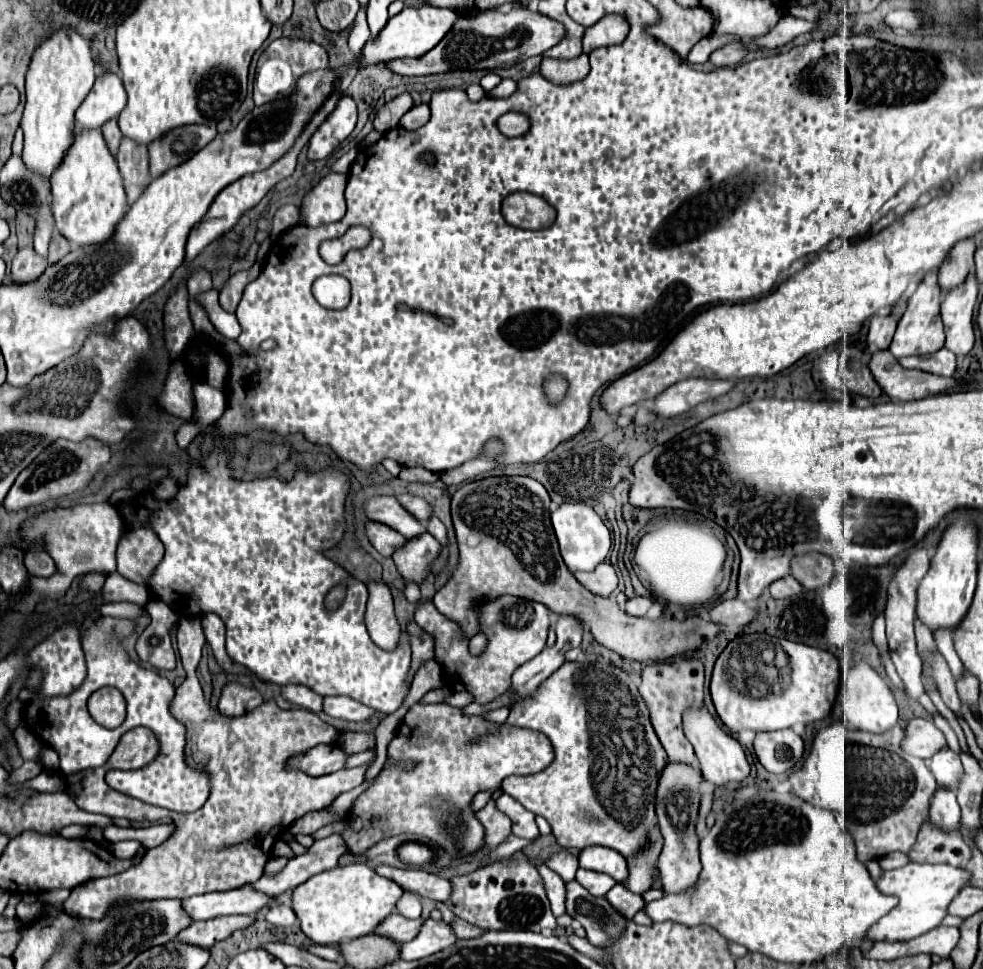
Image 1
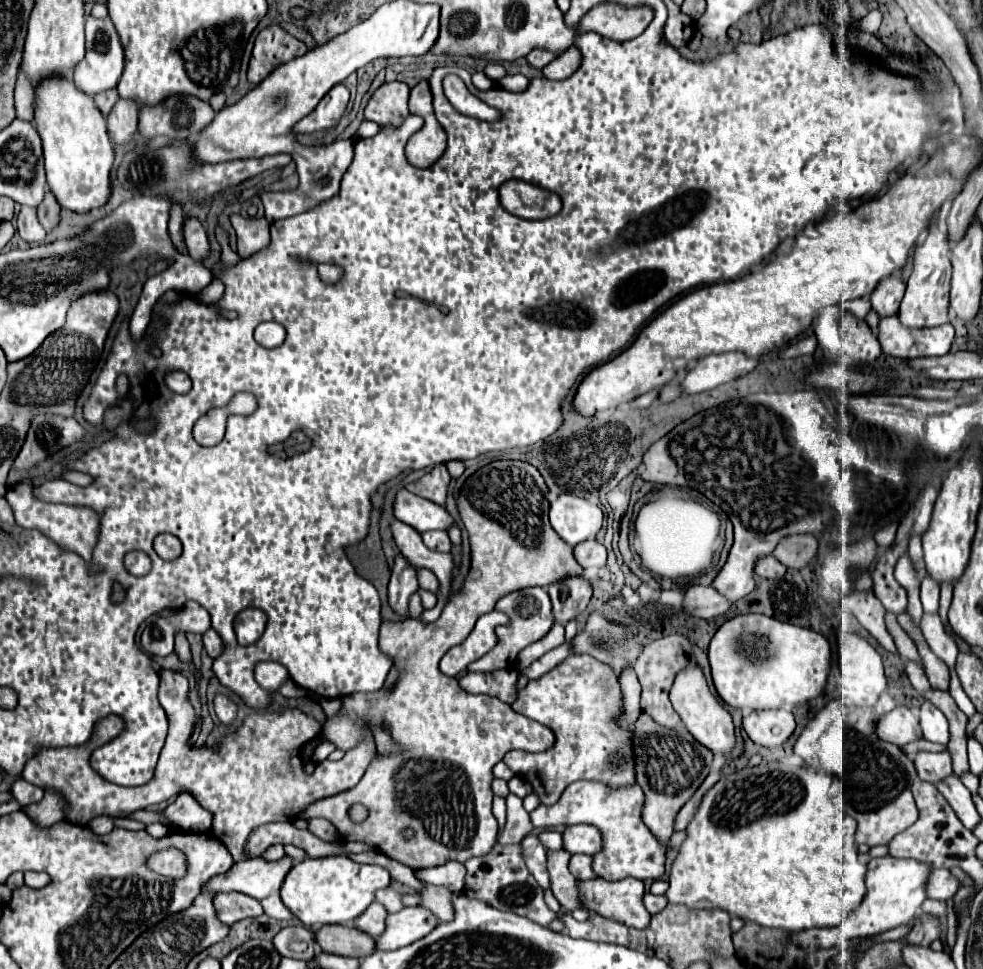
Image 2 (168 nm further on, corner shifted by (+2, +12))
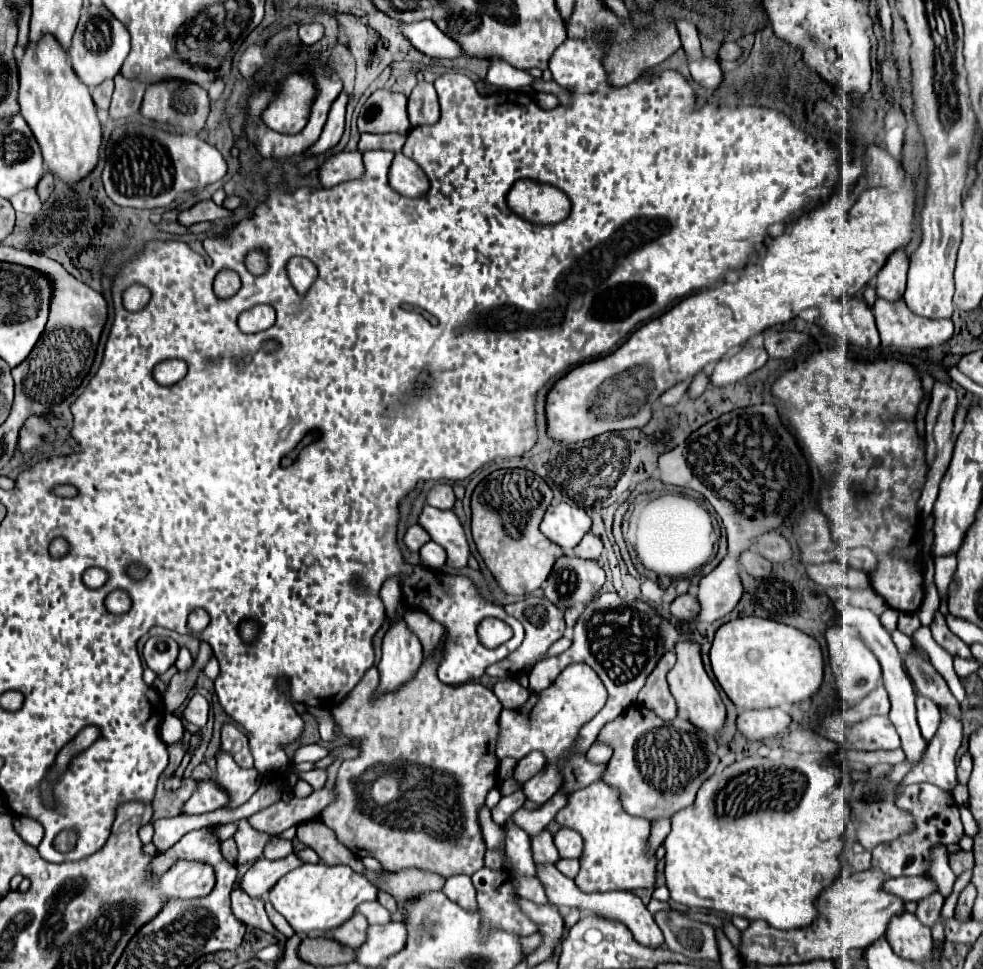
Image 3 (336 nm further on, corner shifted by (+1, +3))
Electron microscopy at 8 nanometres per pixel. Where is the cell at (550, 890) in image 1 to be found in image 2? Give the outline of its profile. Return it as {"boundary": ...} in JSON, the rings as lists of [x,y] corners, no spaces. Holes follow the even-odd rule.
{"boundary":[[[527,835],[521,841],[523,847],[523,855],[525,855],[525,863],[531,871],[531,875],[537,879],[537,883],[543,889],[551,889],[549,887],[549,871],[547,871],[547,851],[545,847],[541,847],[539,839],[535,835]]]}

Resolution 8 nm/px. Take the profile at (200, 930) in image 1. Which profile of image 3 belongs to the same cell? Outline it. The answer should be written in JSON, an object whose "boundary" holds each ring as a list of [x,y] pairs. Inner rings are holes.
{"boundary":[[[240,888],[232,890],[232,912],[238,920],[242,922],[250,922],[256,928],[262,928],[264,932],[272,934],[278,940],[278,946],[284,950],[286,938],[276,932],[276,928],[270,924],[266,910],[264,910],[264,898],[262,900],[254,900],[252,896],[246,896],[246,892],[242,892]]]}

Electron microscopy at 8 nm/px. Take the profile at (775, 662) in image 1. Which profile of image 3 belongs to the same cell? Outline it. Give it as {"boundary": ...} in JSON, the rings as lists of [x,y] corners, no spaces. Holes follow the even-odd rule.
{"boundary":[[[746,616],[722,624],[716,630],[710,662],[714,676],[738,710],[774,708],[796,704],[814,696],[822,684],[824,660],[820,644],[792,626]]]}

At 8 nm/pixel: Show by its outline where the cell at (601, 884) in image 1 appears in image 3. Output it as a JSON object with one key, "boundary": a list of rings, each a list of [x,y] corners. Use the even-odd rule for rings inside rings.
{"boundary":[[[560,858],[554,866],[556,866],[564,876],[568,876],[568,878],[574,878],[574,876],[578,874],[578,868],[580,868],[576,858],[572,858],[572,860],[562,860],[562,858]]]}

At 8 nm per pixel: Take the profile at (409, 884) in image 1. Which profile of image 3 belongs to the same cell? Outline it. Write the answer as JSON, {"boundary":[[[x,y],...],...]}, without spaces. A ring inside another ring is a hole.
{"boundary":[[[450,876],[442,888],[442,892],[452,900],[456,902],[458,906],[466,908],[468,912],[476,912],[478,910],[478,904],[476,904],[476,890],[472,886],[472,880],[470,876]]]}

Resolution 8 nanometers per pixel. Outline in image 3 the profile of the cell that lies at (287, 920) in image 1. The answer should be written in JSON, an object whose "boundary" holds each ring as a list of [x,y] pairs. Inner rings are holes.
{"boundary":[[[266,902],[266,912],[268,912],[268,918],[270,918],[270,922],[274,924],[274,928],[278,932],[282,932],[286,938],[290,938],[294,934],[294,930],[290,928],[290,924],[286,924],[286,920],[282,916],[278,916],[278,912],[274,912],[274,906],[270,902]]]}

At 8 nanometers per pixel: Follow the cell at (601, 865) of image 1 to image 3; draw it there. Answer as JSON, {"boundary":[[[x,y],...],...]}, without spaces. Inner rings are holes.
{"boundary":[[[560,828],[554,834],[554,844],[558,848],[560,858],[580,858],[582,854],[582,836],[570,828]]]}

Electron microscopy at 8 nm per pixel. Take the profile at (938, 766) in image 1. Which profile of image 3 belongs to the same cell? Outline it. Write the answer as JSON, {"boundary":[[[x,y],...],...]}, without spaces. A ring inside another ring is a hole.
{"boundary":[[[916,696],[916,718],[918,718],[918,726],[922,730],[924,740],[928,742],[940,724],[940,710],[932,700],[926,700],[926,696]]]}

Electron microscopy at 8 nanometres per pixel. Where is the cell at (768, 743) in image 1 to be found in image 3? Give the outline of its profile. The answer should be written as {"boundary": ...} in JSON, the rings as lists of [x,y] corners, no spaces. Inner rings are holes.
{"boundary":[[[780,708],[746,710],[738,714],[736,726],[748,740],[762,742],[772,736],[782,736],[790,726],[790,716]]]}

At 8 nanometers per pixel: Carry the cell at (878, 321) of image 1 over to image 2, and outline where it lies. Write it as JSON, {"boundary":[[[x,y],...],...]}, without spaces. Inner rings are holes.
{"boundary":[[[891,275],[889,279],[881,281],[877,289],[871,293],[871,307],[883,319],[885,315],[895,315],[899,311],[899,303],[903,299],[905,285],[899,275]]]}

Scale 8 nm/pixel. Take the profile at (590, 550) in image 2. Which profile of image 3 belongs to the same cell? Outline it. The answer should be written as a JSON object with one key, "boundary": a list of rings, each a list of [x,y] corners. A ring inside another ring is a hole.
{"boundary":[[[588,532],[582,542],[574,548],[574,554],[578,558],[590,558],[590,560],[598,560],[602,552],[602,540],[598,536],[594,536],[592,532]]]}

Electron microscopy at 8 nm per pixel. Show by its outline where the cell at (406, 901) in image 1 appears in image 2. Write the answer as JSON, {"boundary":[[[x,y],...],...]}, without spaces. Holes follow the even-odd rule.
{"boundary":[[[385,887],[385,889],[377,891],[375,899],[377,899],[379,903],[383,903],[389,913],[397,913],[397,911],[401,911],[401,909],[405,907],[403,901],[401,901],[401,893],[399,893],[397,889],[393,889],[393,887]]]}

